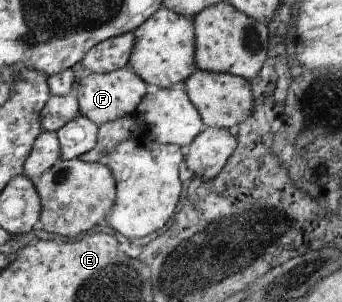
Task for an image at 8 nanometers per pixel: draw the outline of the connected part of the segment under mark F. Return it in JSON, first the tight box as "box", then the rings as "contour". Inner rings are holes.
{"box":[76,64,148,125],"contour":[[[130,64],[121,70],[104,75],[89,73],[86,77],[80,78],[78,83],[76,96],[77,100],[80,100],[80,112],[98,125],[134,115],[148,94],[147,83]]]}

